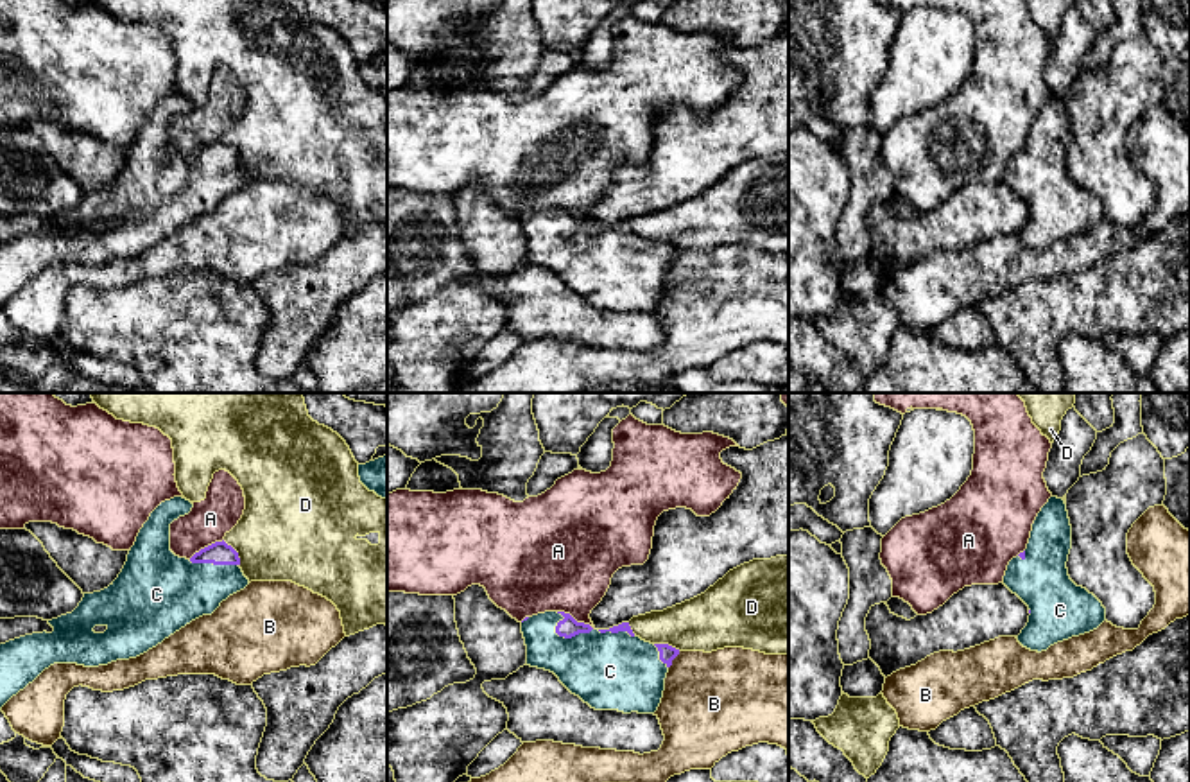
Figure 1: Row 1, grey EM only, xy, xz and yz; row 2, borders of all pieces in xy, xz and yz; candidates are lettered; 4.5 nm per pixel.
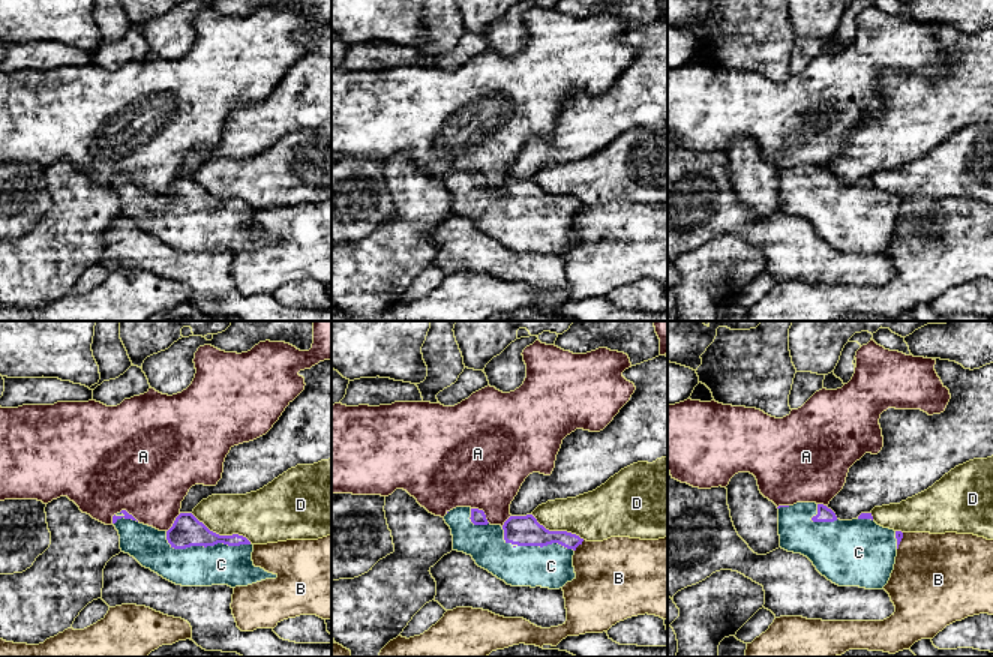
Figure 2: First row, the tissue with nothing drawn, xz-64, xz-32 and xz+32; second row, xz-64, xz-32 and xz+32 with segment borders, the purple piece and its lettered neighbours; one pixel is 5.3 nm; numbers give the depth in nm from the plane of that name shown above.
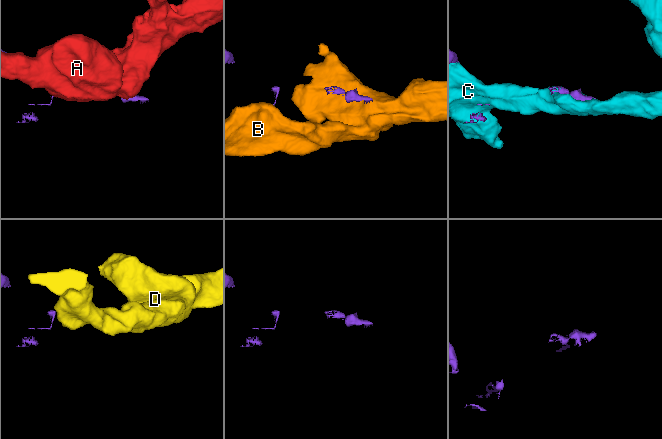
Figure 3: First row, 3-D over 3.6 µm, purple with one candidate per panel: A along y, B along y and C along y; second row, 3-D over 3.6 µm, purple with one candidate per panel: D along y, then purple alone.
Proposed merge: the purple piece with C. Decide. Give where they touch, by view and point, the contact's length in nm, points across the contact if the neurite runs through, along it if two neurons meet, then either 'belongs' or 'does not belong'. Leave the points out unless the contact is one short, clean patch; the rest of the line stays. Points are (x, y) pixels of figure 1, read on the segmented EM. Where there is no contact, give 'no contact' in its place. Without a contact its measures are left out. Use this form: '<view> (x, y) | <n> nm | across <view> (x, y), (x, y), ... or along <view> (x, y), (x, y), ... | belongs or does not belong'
xz (563, 635) | 190 nm | belongs

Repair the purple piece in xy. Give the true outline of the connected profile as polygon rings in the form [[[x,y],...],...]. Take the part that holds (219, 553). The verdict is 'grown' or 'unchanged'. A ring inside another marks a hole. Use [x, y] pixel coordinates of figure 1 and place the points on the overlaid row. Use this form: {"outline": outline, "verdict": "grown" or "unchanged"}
{"outline": [[[183,497],[161,502],[108,588],[84,594],[72,613],[48,621],[52,633],[0,644],[0,708],[54,664],[99,667],[136,658],[249,585],[224,540],[190,560],[170,551],[170,524],[192,508]]], "verdict": "grown"}

